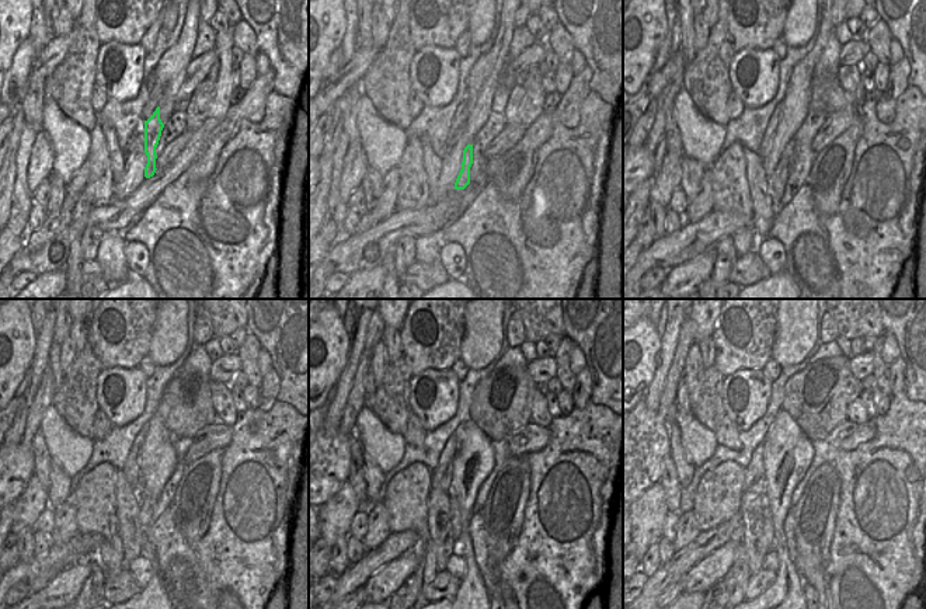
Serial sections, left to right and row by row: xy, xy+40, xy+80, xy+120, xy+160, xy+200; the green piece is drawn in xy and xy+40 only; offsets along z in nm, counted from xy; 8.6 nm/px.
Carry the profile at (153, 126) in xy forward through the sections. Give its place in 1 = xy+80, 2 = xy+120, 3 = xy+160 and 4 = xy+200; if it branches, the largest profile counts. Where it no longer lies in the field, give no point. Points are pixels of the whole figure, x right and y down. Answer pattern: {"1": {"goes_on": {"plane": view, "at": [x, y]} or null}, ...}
{"1": {"goes_on": {"plane": "xy+80", "at": [776, 181]}}, "2": {"goes_on": {"plane": "xy+120", "at": [145, 503]}}, "3": {"goes_on": {"plane": "xy+160", "at": [455, 512]}}, "4": {"goes_on": {"plane": "xy+200", "at": [766, 515]}}}

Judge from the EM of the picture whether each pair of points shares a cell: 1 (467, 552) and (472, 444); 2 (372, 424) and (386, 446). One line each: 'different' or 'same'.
1: same
2: same

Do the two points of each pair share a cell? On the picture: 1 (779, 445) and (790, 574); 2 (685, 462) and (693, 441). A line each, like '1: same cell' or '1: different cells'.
1: same cell
2: different cells

